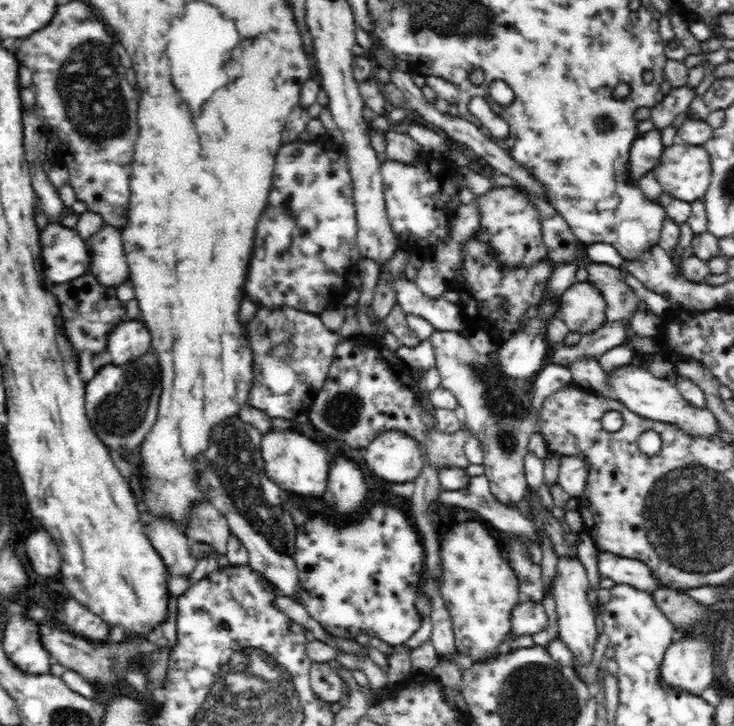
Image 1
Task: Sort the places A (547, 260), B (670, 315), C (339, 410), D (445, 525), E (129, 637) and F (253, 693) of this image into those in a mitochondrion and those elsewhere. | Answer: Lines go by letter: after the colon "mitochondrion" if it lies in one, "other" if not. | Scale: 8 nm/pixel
A: other
B: other
C: mitochondrion
D: other
E: other
F: mitochondrion

